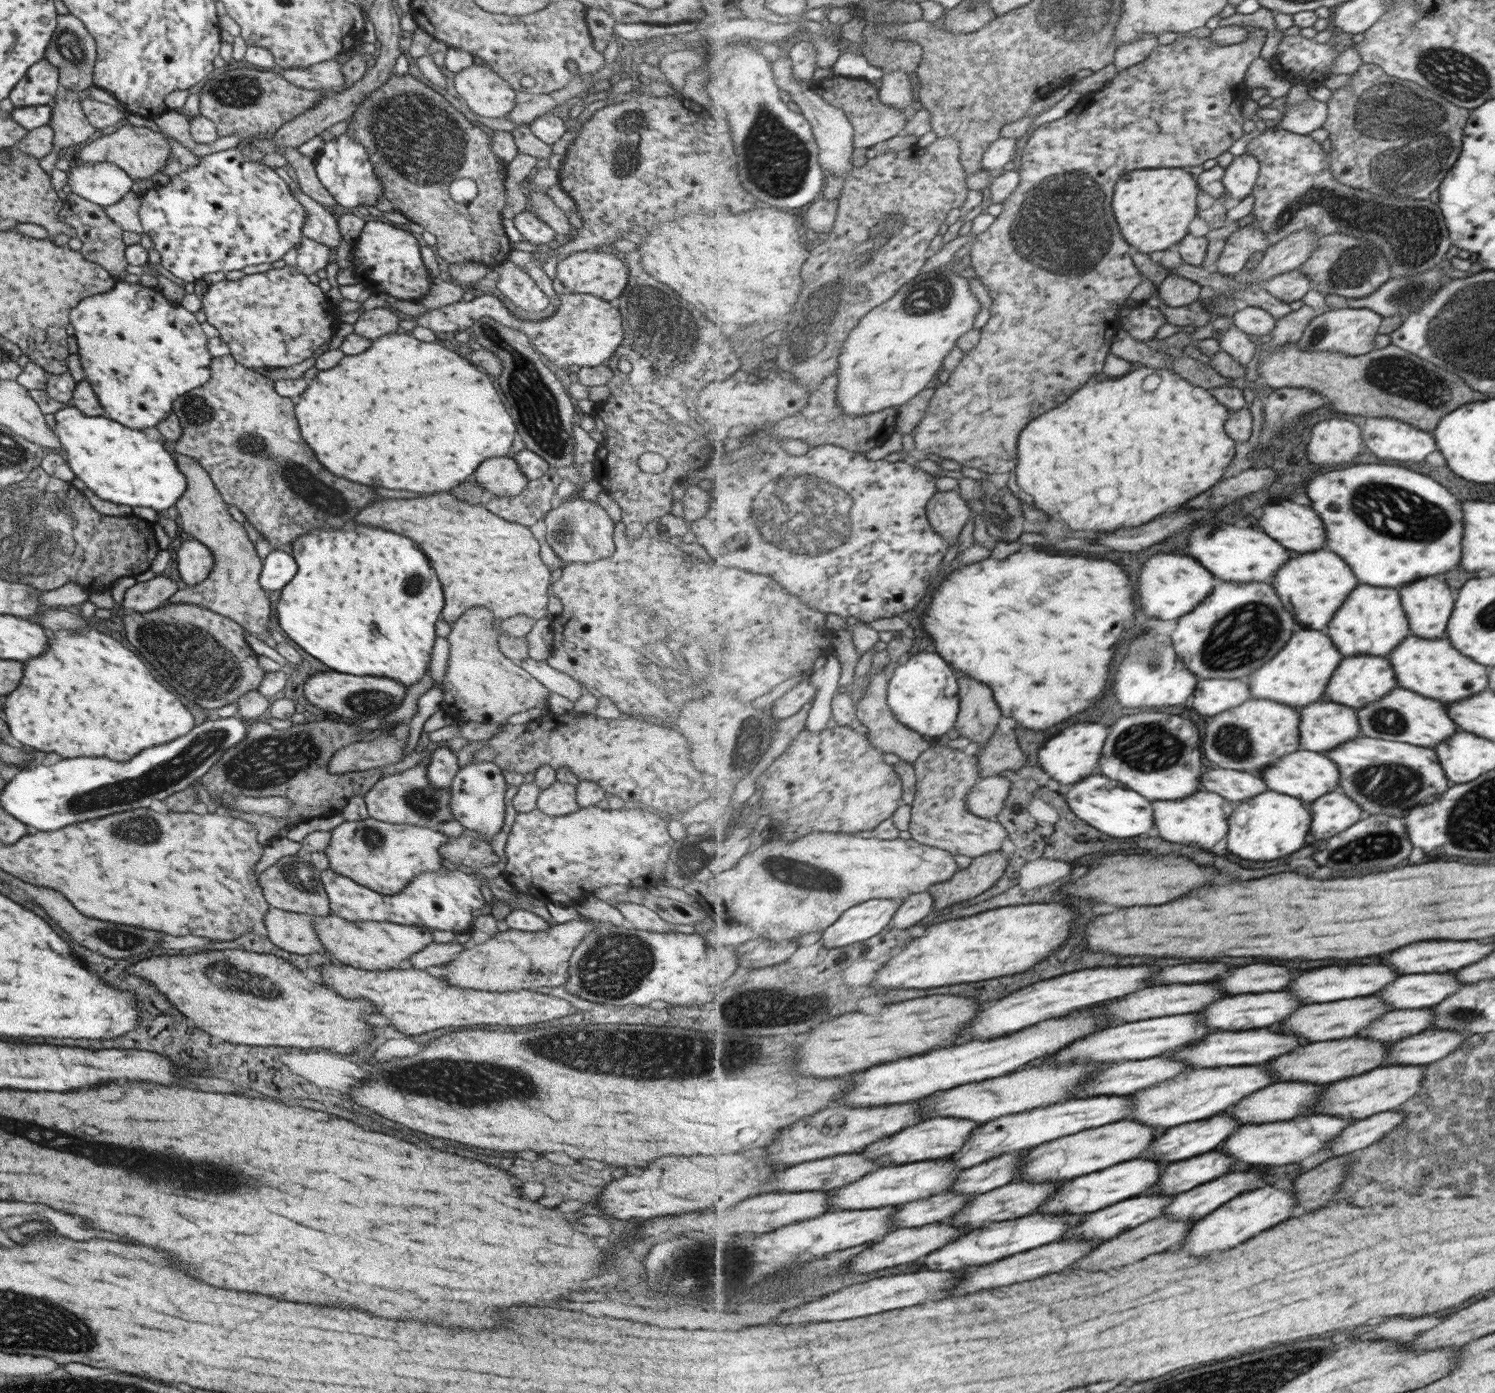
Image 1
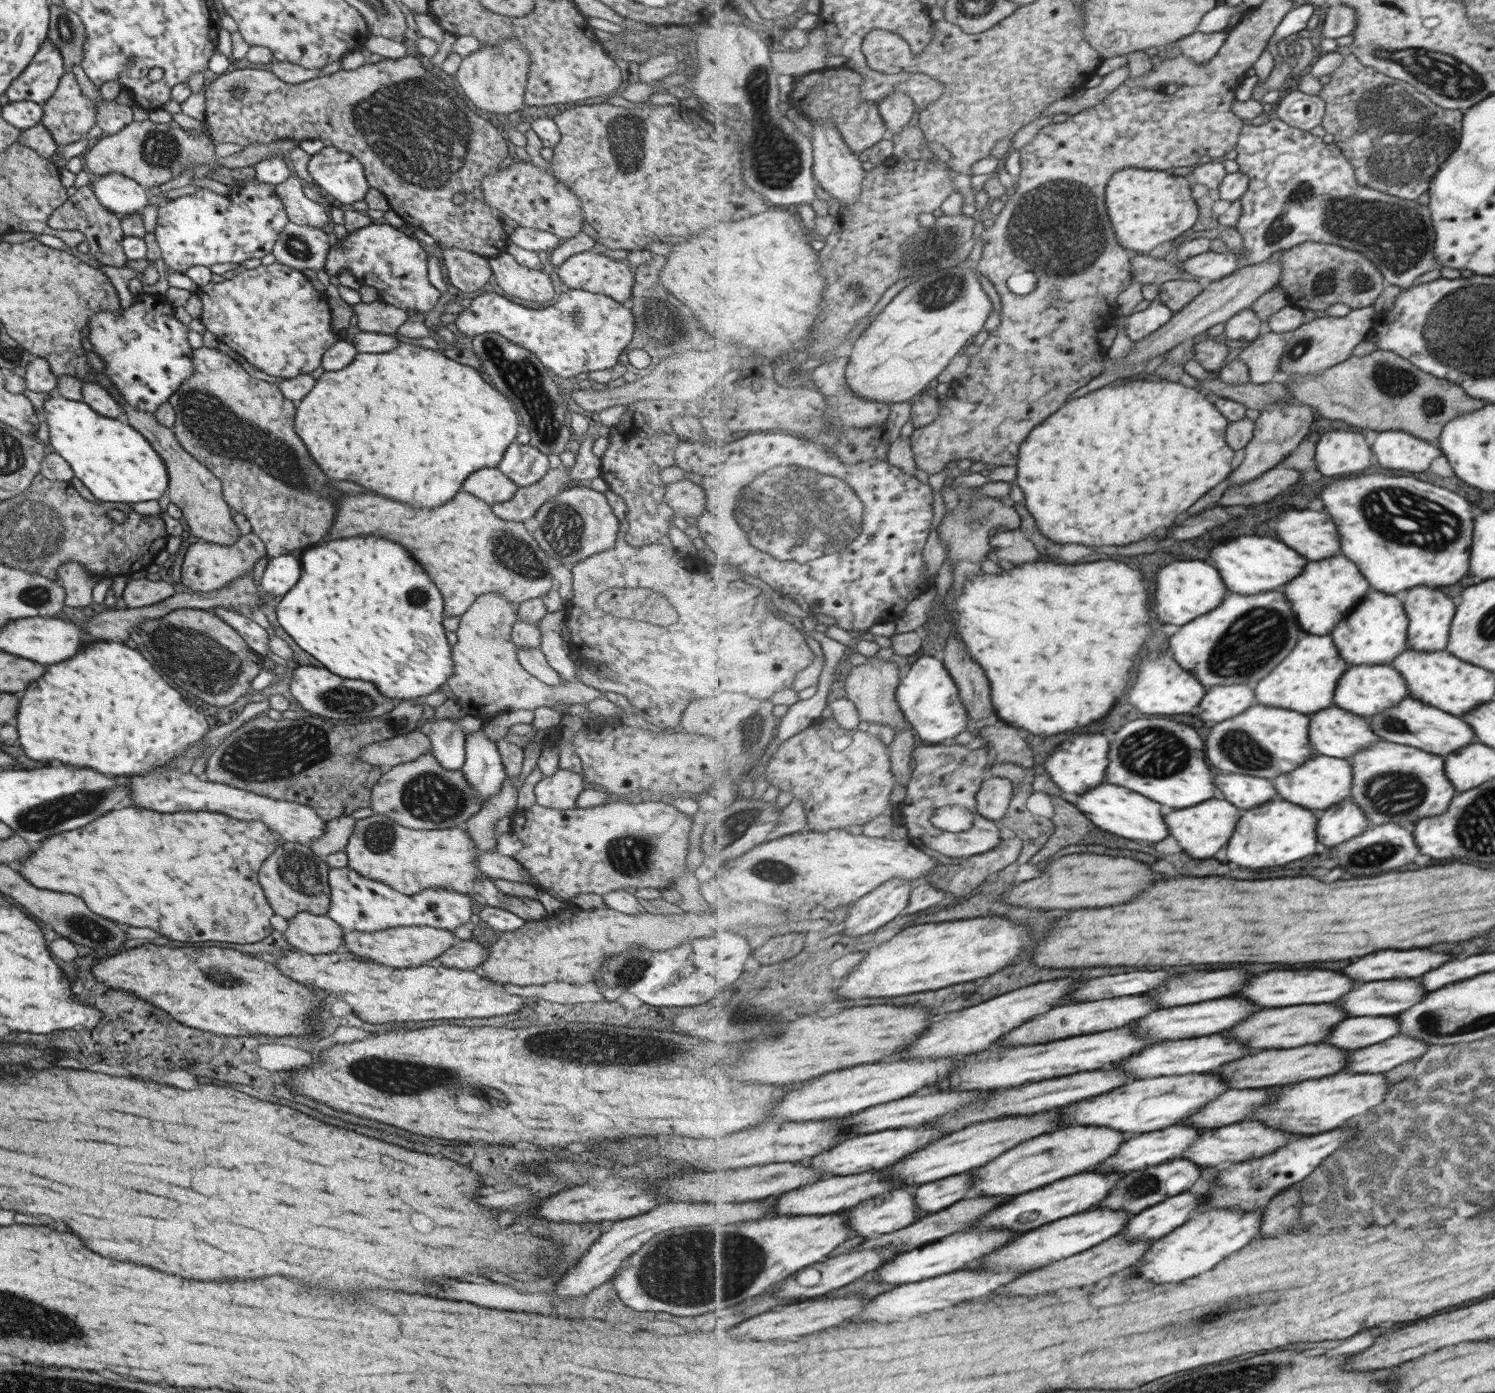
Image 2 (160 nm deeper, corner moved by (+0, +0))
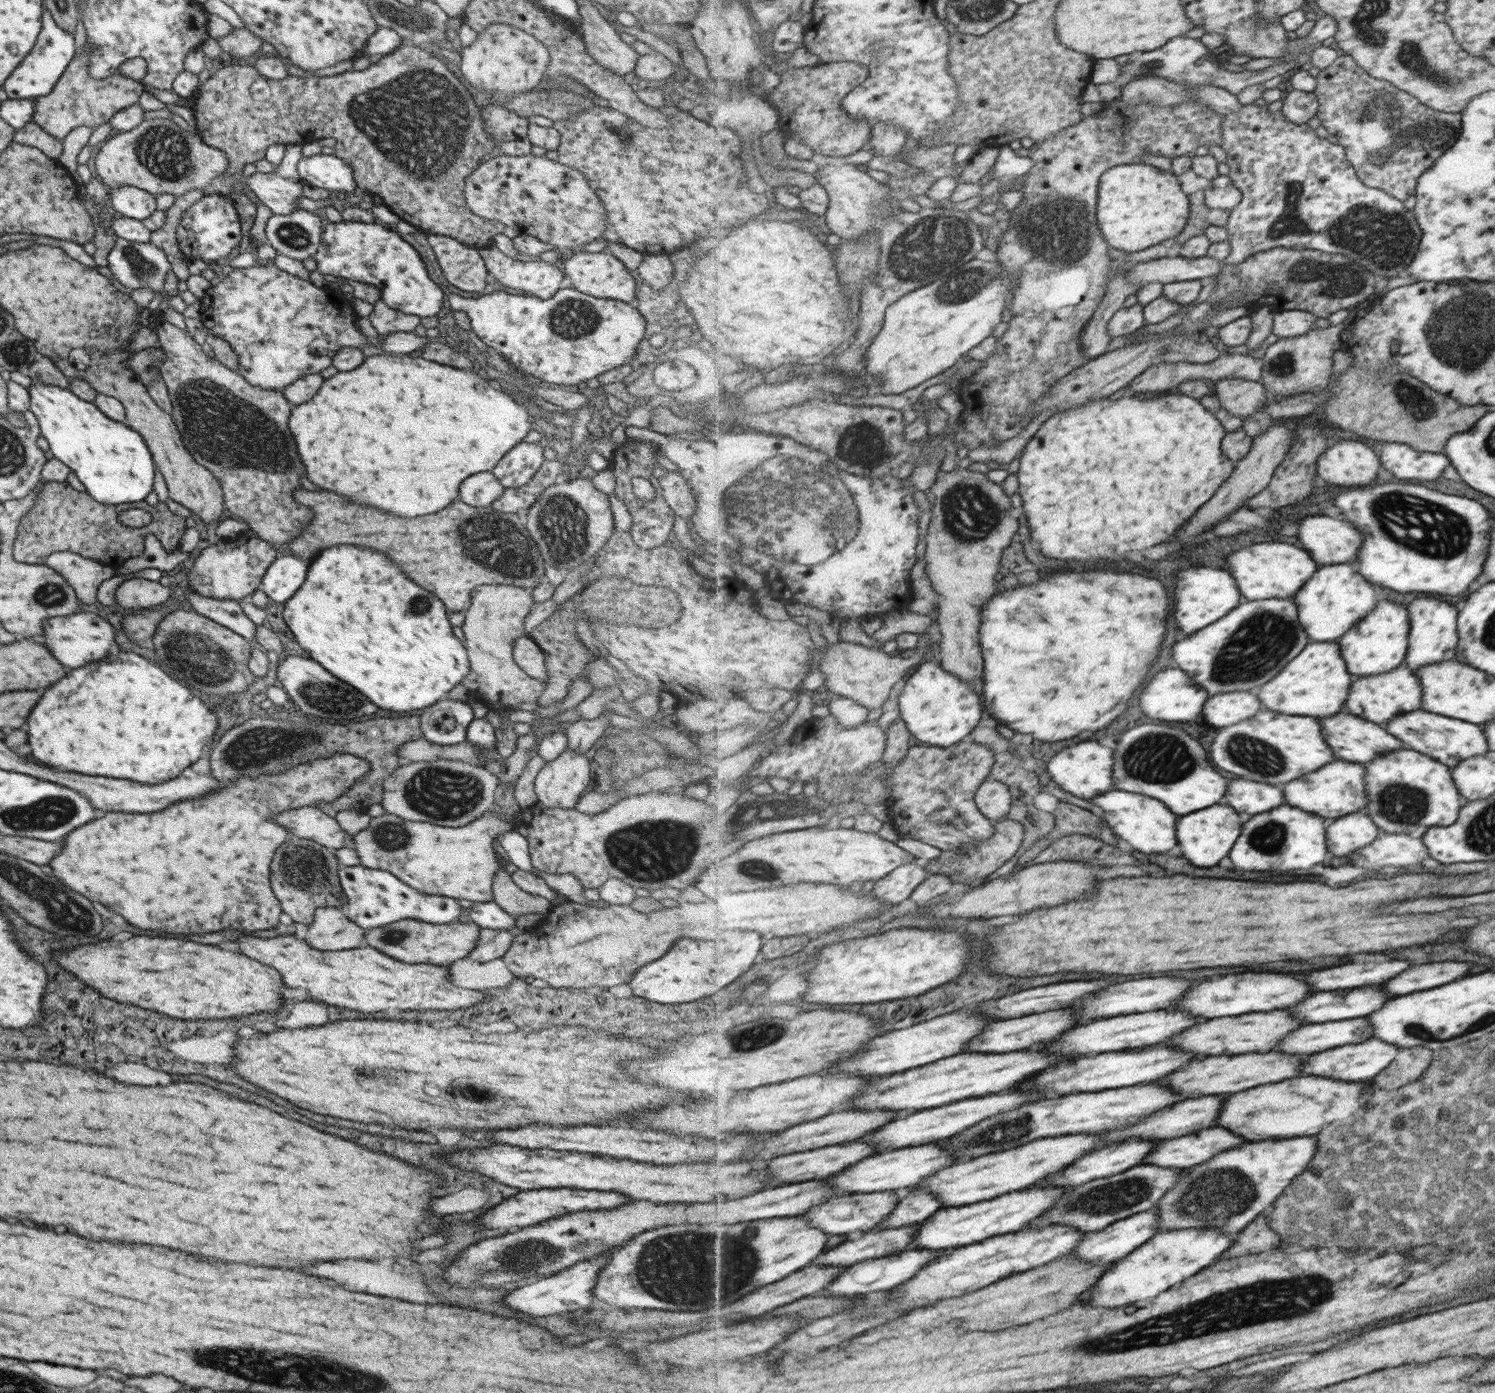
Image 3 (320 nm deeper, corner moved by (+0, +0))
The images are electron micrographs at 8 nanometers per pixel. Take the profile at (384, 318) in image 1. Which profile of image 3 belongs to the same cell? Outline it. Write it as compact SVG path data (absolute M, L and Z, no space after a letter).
M381 300L374 302L372 306L373 309L367 315L367 318L379 335L410 333L421 320L421 317L414 314L405 314L398 310L393 310Z

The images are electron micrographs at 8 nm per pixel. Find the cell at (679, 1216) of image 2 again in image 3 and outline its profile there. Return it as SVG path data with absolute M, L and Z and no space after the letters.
M613 1250L603 1252L603 1254L592 1258L591 1260L582 1260L576 1262L569 1268L564 1268L548 1277L541 1276L537 1281L517 1287L506 1293L503 1302L517 1312L529 1314L529 1316L549 1316L549 1314L559 1314L559 1312L580 1312L587 1306L594 1305L596 1300L592 1293L595 1286L598 1270L606 1265L608 1258L613 1254Z

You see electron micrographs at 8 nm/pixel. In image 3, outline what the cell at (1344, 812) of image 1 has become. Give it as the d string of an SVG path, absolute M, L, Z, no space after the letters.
M1354 812L1328 825L1329 850L1335 856L1349 856L1378 839L1377 823L1364 812Z

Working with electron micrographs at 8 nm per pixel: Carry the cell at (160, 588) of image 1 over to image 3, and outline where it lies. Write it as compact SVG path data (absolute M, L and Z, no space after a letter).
M133 577L122 581L115 588L114 599L121 608L150 608L165 602L169 598L169 589L157 581Z

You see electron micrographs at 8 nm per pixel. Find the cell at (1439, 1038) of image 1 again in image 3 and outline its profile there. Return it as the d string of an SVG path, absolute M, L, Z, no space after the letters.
M1367 1040L1363 1044L1349 1044L1349 1046L1341 1046L1341 1048L1333 1048L1321 1054L1313 1054L1311 1058L1307 1058L1303 1072L1305 1074L1315 1074L1315 1076L1325 1076L1325 1078L1333 1078L1333 1080L1347 1080L1347 1082L1361 1082L1361 1080L1371 1080L1375 1078L1377 1073L1387 1068L1391 1064L1393 1058L1396 1057L1396 1050L1399 1047L1381 1040Z

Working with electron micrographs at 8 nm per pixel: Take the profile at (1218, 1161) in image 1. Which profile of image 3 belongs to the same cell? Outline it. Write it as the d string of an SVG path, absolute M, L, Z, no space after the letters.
M1147 1164L1134 1166L1107 1178L1086 1182L1069 1189L1045 1214L1034 1218L1027 1228L1037 1230L1052 1224L1065 1224L1082 1232L1096 1233L1114 1222L1154 1209L1165 1193L1180 1181L1181 1175L1181 1168Z

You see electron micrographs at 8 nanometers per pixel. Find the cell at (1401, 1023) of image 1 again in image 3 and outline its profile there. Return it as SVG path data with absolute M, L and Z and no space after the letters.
M1365 1018L1307 1024L1283 1038L1275 1050L1281 1050L1285 1054L1315 1054L1345 1044L1357 1044L1373 1036L1371 1026Z

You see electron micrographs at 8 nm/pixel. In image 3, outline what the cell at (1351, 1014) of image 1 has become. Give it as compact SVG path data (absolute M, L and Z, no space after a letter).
M1273 1010L1273 1012L1261 1012L1261 1014L1243 1014L1241 1018L1217 1018L1213 1022L1203 1022L1176 1034L1161 1045L1180 1048L1185 1052L1194 1052L1204 1056L1221 1056L1221 1054L1247 1054L1247 1052L1271 1052L1277 1044L1277 1040L1283 1040L1287 1032L1301 1028L1301 1022L1297 1022L1291 1012L1287 1010Z

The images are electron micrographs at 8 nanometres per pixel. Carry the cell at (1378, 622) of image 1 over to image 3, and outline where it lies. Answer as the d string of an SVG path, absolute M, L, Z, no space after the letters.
M1381 600L1381 606L1368 614L1361 622L1361 626L1355 626L1343 640L1341 650L1345 654L1345 660L1349 662L1349 672L1357 676L1373 676L1391 672L1404 664L1407 656L1408 630L1411 621L1405 608Z

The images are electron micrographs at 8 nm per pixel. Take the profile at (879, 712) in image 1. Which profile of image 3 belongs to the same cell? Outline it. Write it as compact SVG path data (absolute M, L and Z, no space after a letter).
M922 635L921 640L919 640L919 648L915 650L915 654L902 658L883 652L881 647L867 648L863 644L839 640L834 645L827 645L820 652L813 667L824 674L826 677L825 683L831 692L850 698L873 712L877 708L881 708L891 698L889 694L893 692L893 686L907 674L907 670L911 670L913 666L921 663L920 660L927 642L927 636Z

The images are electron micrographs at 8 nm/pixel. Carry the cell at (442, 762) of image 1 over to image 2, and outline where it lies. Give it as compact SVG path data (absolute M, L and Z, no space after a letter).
M428 712L420 720L416 730L429 740L429 753L445 770L457 770L464 763L464 735L456 718L437 719Z

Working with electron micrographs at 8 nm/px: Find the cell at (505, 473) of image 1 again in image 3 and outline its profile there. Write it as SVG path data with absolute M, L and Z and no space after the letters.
M491 471L480 472L460 482L457 499L468 506L490 506L503 494L503 489Z

